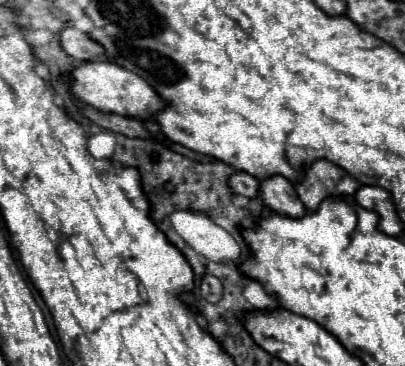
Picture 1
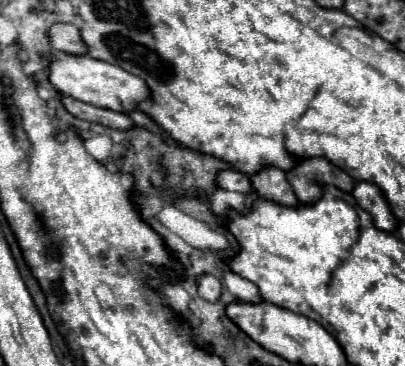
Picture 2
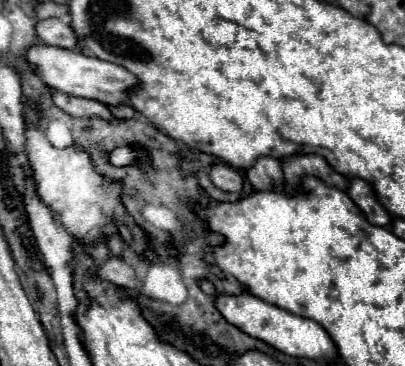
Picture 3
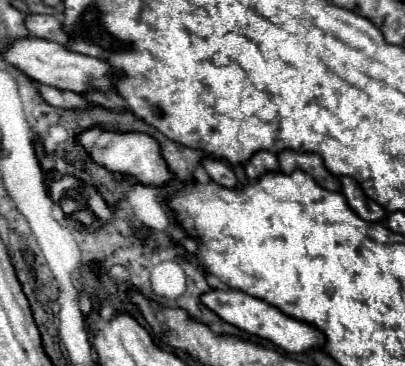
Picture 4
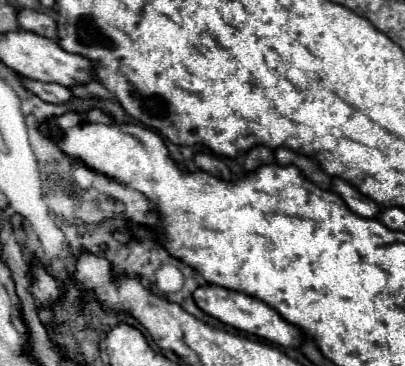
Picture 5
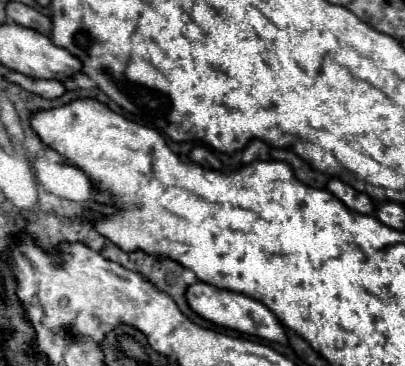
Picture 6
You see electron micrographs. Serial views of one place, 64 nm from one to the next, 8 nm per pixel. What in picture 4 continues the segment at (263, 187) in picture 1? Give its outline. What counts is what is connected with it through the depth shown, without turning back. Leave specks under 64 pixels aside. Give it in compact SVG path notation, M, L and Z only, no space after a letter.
M256 152L252 156L252 160L246 164L246 176L250 180L258 180L260 176L268 174L268 172L278 172L278 156L272 152Z

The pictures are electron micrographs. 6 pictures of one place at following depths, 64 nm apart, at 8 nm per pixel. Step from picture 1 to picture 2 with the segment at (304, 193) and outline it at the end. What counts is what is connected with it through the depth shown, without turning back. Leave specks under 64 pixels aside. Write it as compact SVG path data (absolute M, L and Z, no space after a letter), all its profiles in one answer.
M326 158L302 160L294 170L286 174L298 200L302 204L314 204L322 196L324 186L336 186L342 192L352 192L354 180Z

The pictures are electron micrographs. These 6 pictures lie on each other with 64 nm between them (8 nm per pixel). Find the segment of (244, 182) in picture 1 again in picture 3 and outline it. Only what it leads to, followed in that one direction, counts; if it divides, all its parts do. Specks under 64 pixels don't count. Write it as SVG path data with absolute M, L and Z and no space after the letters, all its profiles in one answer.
M226 164L212 166L210 178L212 178L214 186L224 192L242 192L242 188L244 188L244 178L234 168L230 168Z

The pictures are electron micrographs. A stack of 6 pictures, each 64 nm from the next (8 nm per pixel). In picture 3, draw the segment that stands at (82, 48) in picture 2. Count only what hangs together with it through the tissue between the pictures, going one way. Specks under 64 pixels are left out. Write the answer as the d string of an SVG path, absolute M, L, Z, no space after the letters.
M60 18L44 20L36 26L36 32L44 44L66 48L66 50L78 48L78 36L74 34L72 26L66 20L60 20Z

